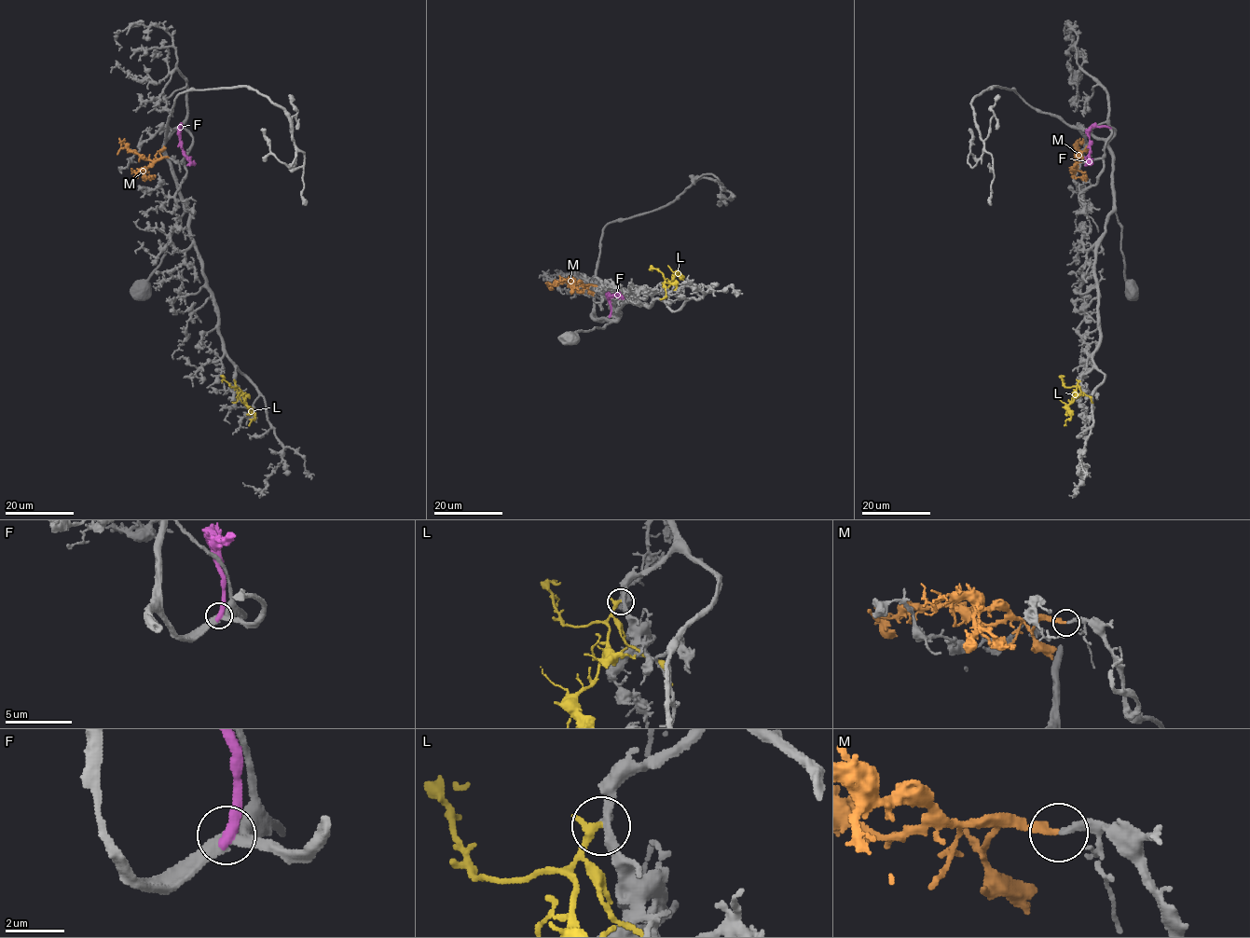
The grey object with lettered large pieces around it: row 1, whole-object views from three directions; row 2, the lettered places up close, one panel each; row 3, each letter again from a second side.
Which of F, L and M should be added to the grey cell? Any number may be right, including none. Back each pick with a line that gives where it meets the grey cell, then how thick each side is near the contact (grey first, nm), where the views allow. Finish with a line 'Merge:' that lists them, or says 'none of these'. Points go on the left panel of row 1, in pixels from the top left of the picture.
M: Touches grey at (168, 157). Thickness 240 nm (grey) against 280 nm
Merge: M

